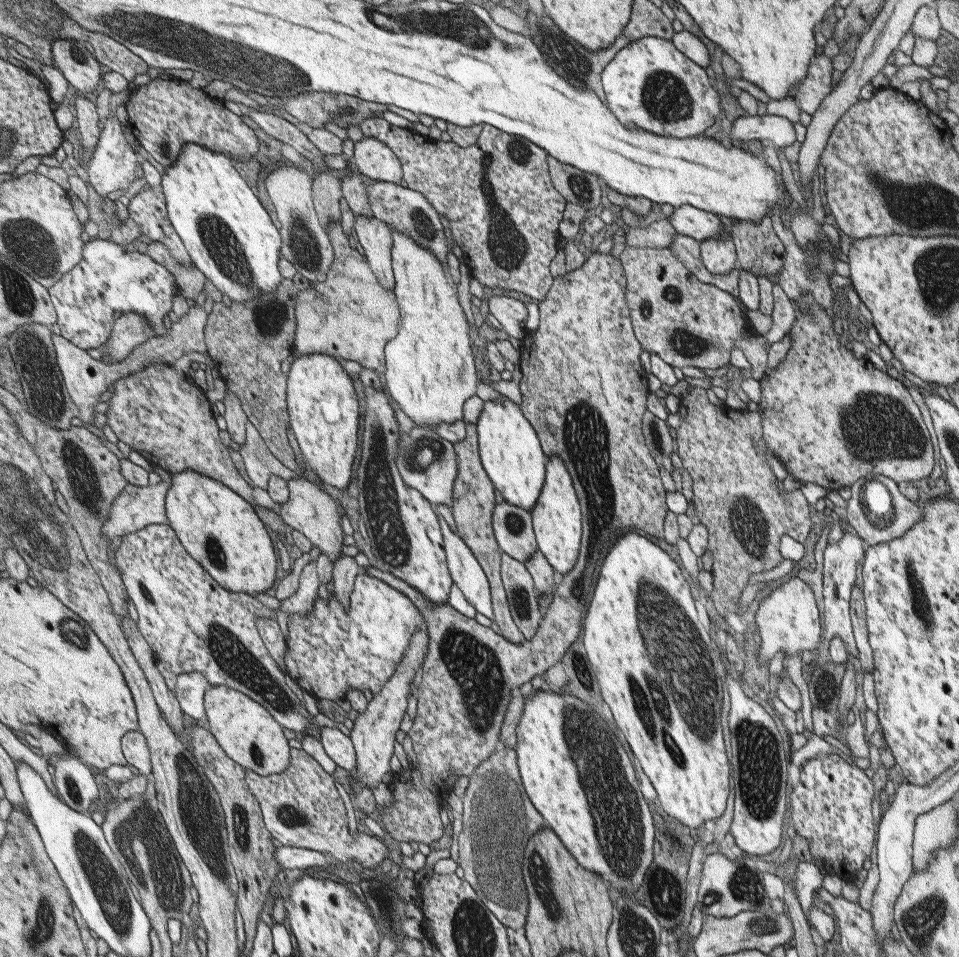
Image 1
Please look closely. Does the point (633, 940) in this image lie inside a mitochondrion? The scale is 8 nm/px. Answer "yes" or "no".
yes

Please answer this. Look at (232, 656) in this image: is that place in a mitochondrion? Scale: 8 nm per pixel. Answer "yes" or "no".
yes

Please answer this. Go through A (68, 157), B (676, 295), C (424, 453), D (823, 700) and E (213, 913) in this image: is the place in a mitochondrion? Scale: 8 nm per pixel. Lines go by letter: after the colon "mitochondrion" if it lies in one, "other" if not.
A: other
B: mitochondrion
C: mitochondrion
D: other
E: other

